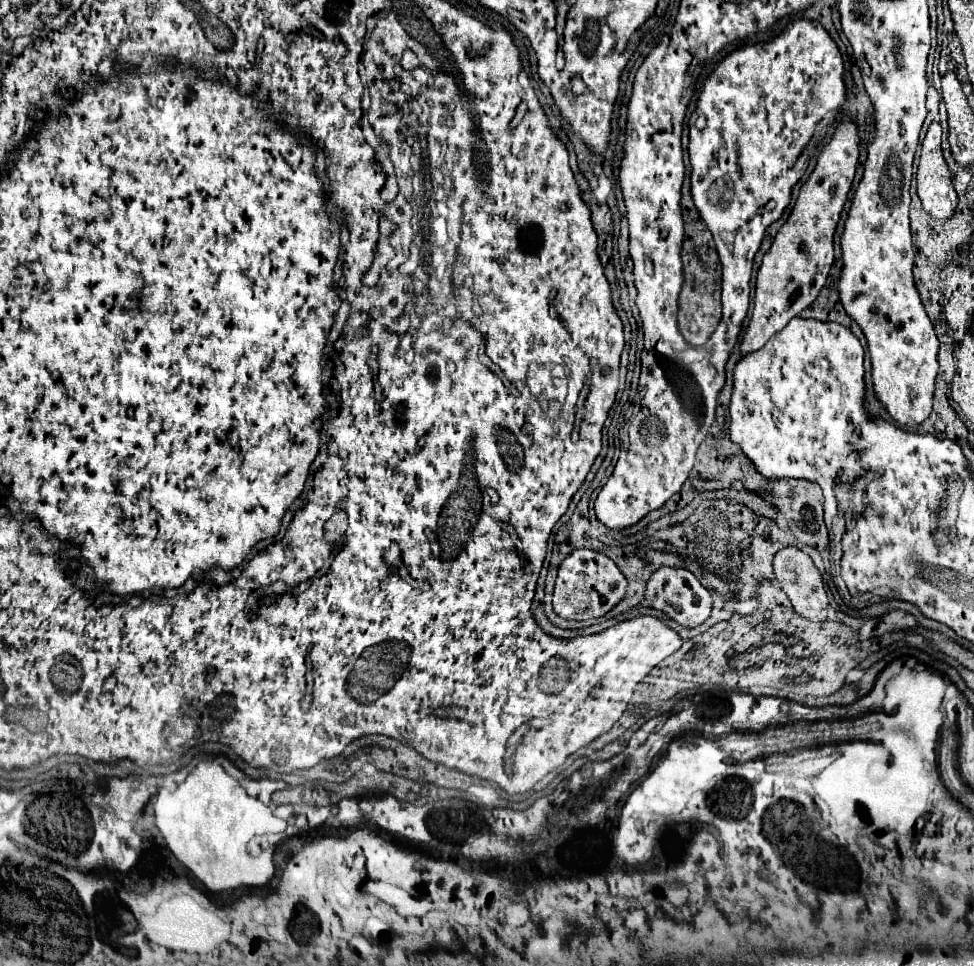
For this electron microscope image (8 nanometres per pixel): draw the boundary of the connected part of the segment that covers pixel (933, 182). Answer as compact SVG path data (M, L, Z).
M940 123L928 127L926 139L922 141L922 155L918 165L918 197L922 207L940 221L946 221L954 215L958 197L952 187L952 175L942 157L940 149Z

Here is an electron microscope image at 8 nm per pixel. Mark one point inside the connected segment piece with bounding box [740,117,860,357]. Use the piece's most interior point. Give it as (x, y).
(796, 267)

